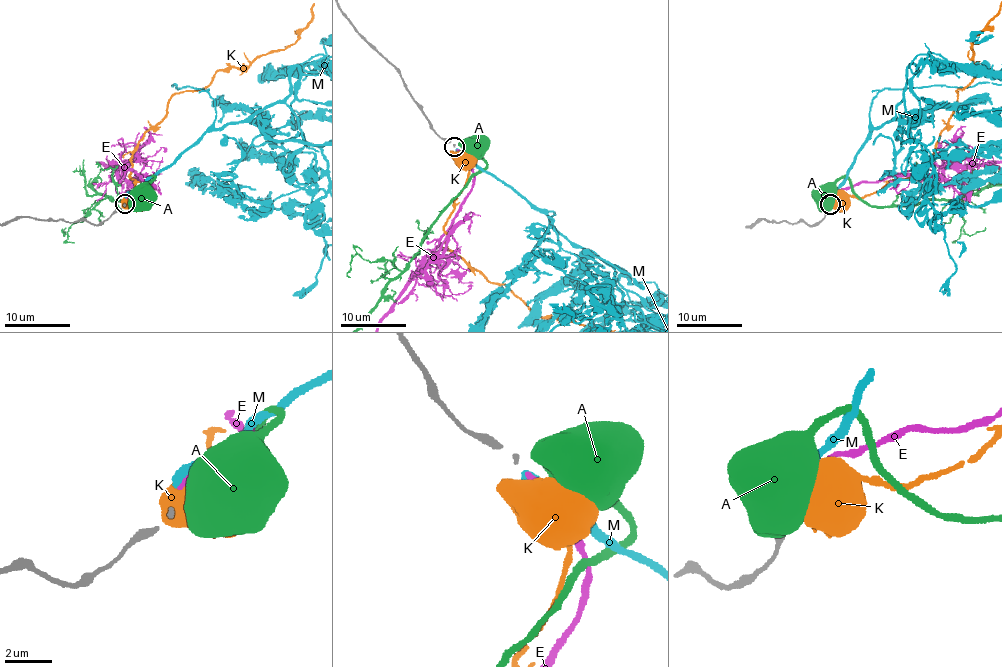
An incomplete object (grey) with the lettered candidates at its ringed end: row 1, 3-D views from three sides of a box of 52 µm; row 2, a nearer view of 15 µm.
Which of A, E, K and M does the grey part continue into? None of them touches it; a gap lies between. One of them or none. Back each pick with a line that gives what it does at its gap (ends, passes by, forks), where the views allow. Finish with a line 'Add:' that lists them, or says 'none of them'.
E: It ends there
Add: E

